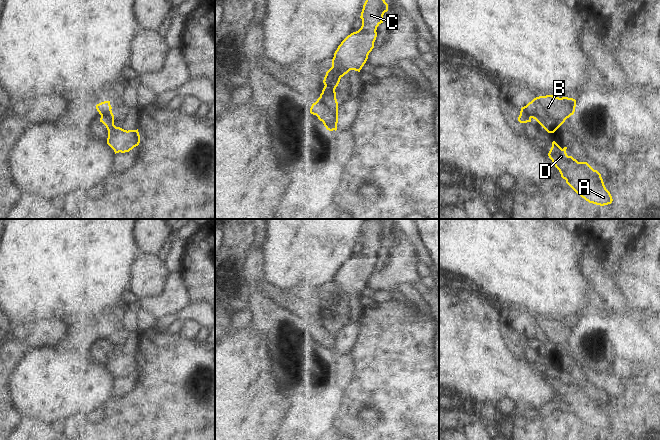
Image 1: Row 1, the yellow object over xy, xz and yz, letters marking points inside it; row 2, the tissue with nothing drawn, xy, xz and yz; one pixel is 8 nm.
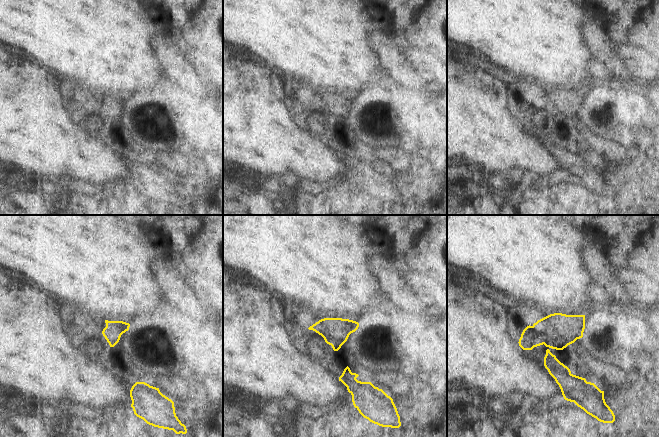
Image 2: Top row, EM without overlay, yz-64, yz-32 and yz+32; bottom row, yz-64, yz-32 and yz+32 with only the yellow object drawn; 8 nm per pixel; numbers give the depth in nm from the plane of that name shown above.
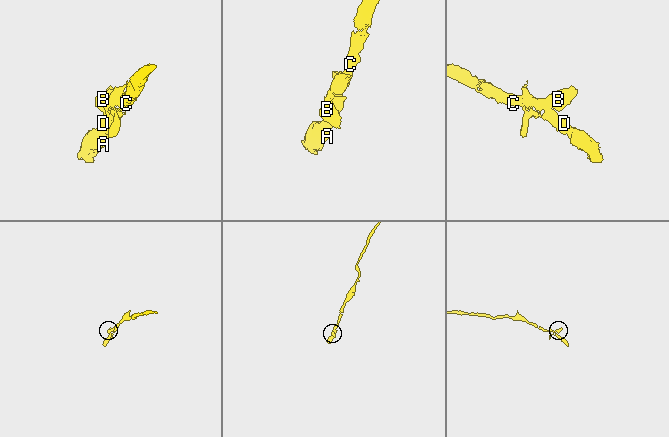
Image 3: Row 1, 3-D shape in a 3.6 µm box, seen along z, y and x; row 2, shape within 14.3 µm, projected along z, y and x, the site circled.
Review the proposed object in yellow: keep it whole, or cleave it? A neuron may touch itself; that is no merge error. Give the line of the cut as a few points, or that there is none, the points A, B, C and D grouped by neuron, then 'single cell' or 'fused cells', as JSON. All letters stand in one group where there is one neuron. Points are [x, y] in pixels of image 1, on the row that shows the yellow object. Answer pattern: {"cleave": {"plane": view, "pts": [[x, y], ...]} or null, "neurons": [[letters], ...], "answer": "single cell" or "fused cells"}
{"cleave": {"plane": "yz", "pts": [[523, 107], [531, 117]]}, "neurons": [["A", "C", "D"], ["B"]], "answer": "fused cells"}

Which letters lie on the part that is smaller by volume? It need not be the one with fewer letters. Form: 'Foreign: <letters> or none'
Foreign: B.

